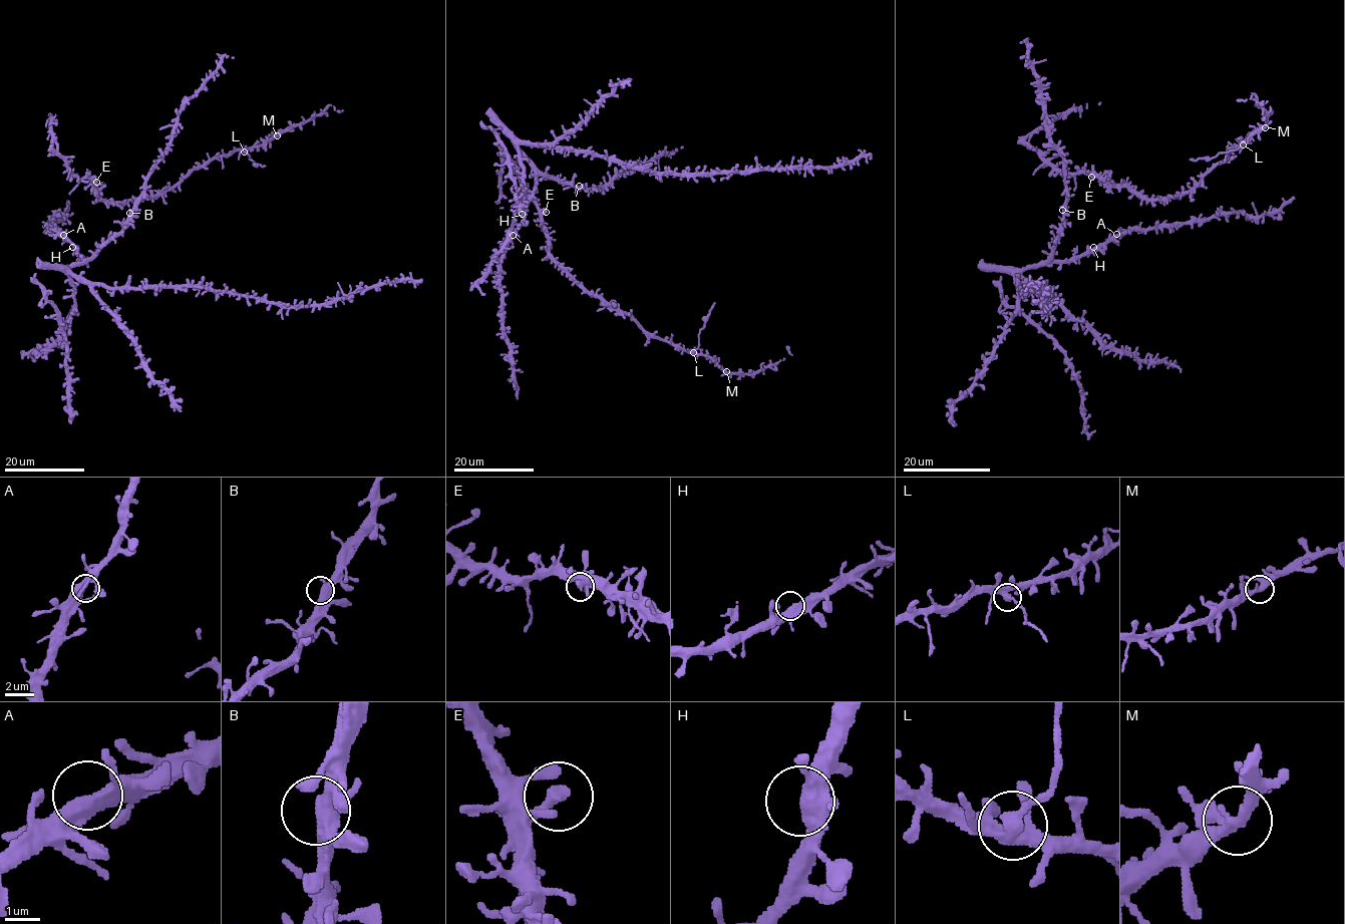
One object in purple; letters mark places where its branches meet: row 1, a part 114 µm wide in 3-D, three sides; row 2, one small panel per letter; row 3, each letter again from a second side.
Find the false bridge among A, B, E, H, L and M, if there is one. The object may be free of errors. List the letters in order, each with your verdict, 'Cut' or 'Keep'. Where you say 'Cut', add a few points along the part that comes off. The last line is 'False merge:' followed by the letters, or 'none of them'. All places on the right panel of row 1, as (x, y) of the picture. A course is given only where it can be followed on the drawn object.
A: Keep
B: Keep
E: Keep
H: Keep
L: Cut. Course of the part to remove: (1243, 144), (1212, 158), (1190, 160)
M: Keep
False merge: L

